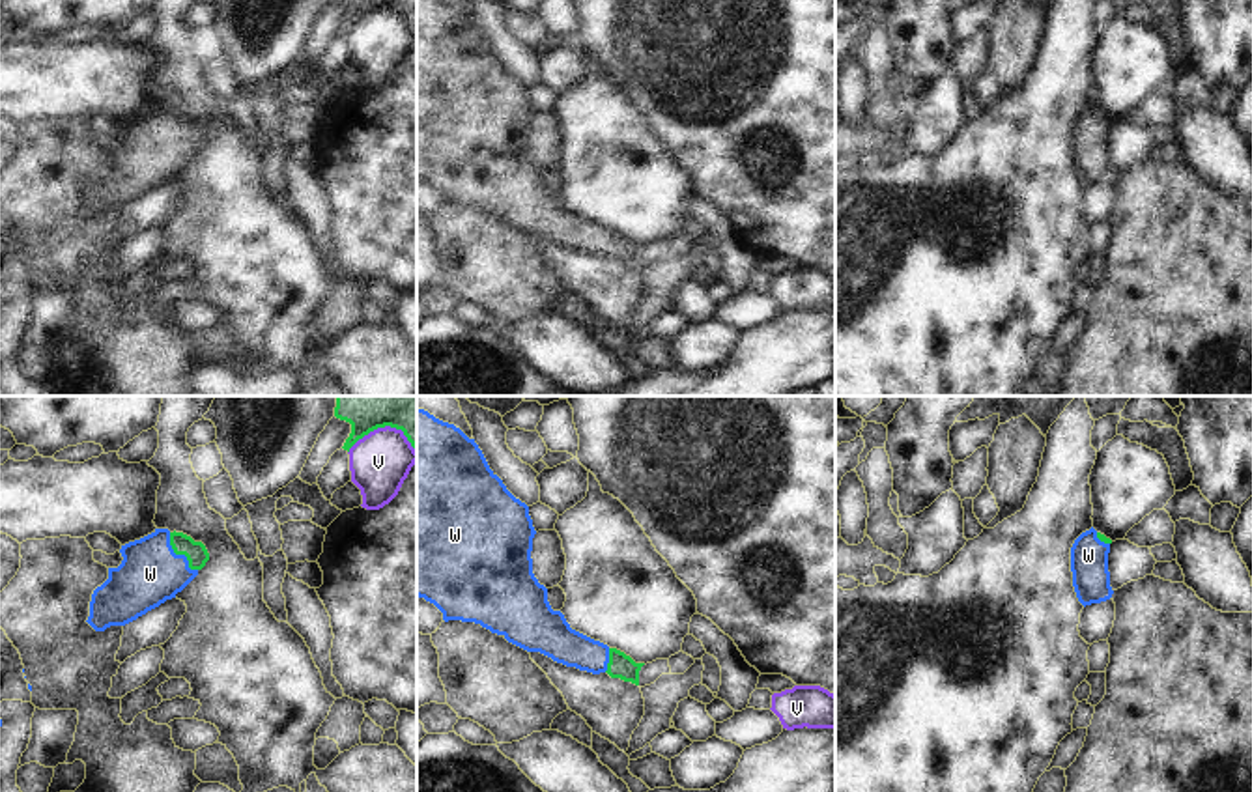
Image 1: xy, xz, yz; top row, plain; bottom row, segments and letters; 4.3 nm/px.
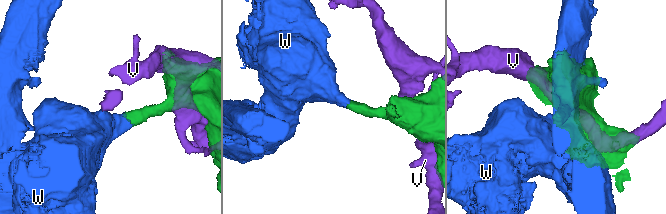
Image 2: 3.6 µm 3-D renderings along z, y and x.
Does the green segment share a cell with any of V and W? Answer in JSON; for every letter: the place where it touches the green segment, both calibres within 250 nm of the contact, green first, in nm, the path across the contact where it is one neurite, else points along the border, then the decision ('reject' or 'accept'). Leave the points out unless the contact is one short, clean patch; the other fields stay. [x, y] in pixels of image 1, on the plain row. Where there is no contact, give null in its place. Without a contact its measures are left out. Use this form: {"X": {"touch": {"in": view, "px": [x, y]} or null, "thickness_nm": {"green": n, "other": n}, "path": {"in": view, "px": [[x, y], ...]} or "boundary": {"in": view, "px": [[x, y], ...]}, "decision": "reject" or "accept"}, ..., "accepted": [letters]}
{"V": {"touch": {"in": "xy", "px": [382, 8]}, "thickness_nm": {"green": 100, "other": 260}, "decision": "reject"}, "W": {"touch": {"in": "xy", "px": [180, 135]}, "thickness_nm": {"green": 90, "other": 260}, "path": {"in": "xy", "px": [[182, 126], [180, 135], [150, 155]]}, "decision": "accept"}, "accepted": ["W"]}

